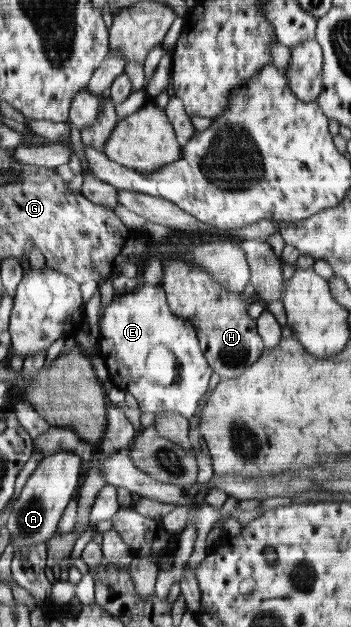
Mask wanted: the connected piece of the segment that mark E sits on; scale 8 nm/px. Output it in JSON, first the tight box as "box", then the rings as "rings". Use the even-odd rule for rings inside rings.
{"box":[98,283,212,419],"rings":[[[142,283],[136,291],[131,291],[126,296],[114,296],[113,301],[103,311],[98,312],[98,317],[99,357],[106,364],[109,373],[108,380],[126,393],[132,393],[138,401],[138,410],[141,413],[174,412],[183,415],[186,419],[191,419],[198,407],[198,399],[202,397],[204,391],[208,391],[208,379],[212,375],[212,369],[208,367],[204,359],[205,352],[200,349],[201,344],[198,341],[197,331],[192,329],[192,322],[180,316],[176,317],[170,309],[164,286],[160,283],[156,285]],[[154,351],[156,355],[162,355],[164,359],[168,353],[168,361],[170,361],[170,365],[160,367],[162,371],[160,371],[160,377],[156,377],[156,385],[154,385],[154,379],[148,375],[148,363],[146,363],[148,353],[152,355]]]}

